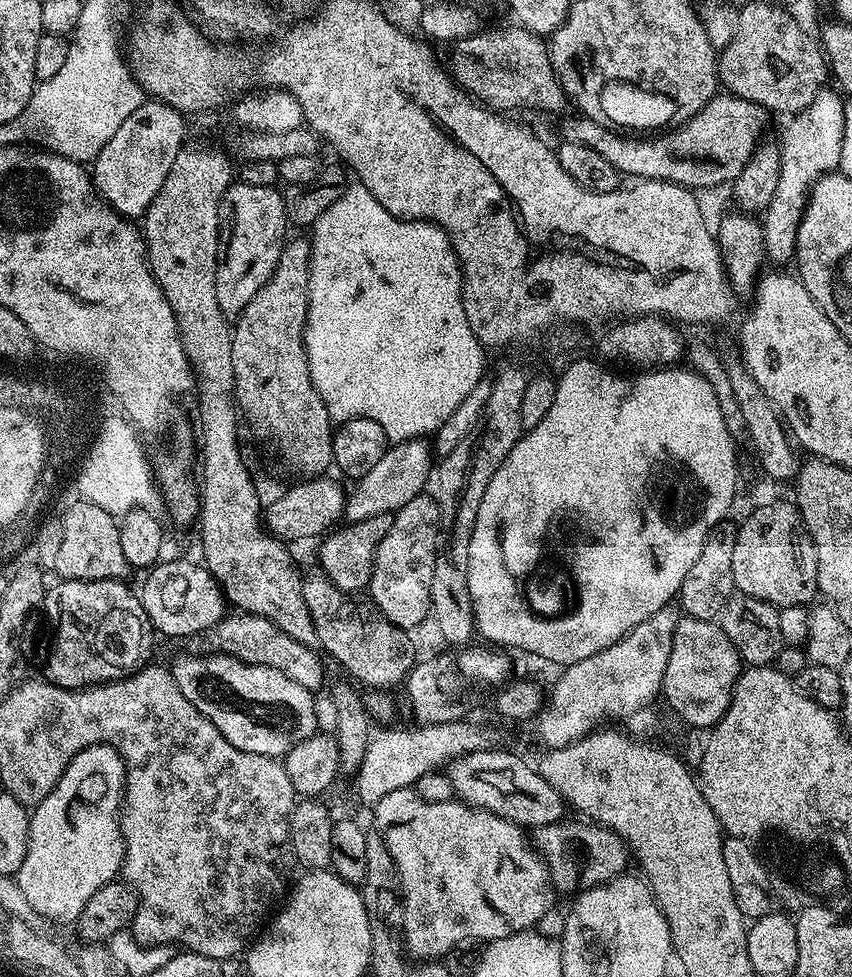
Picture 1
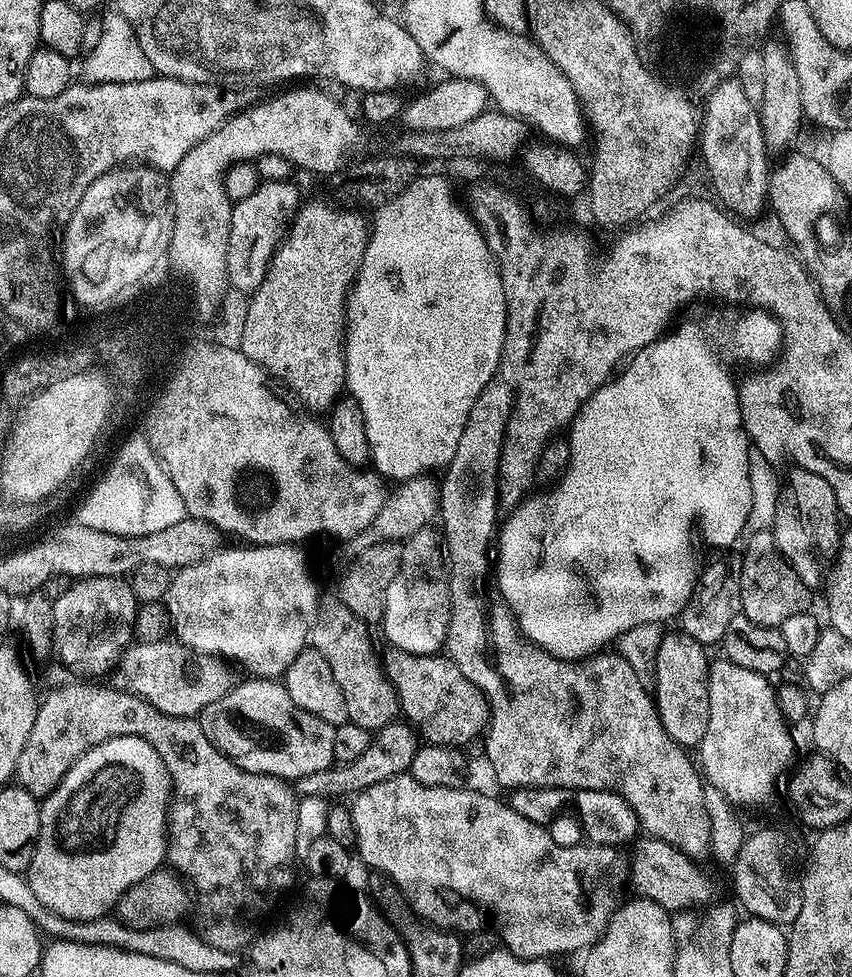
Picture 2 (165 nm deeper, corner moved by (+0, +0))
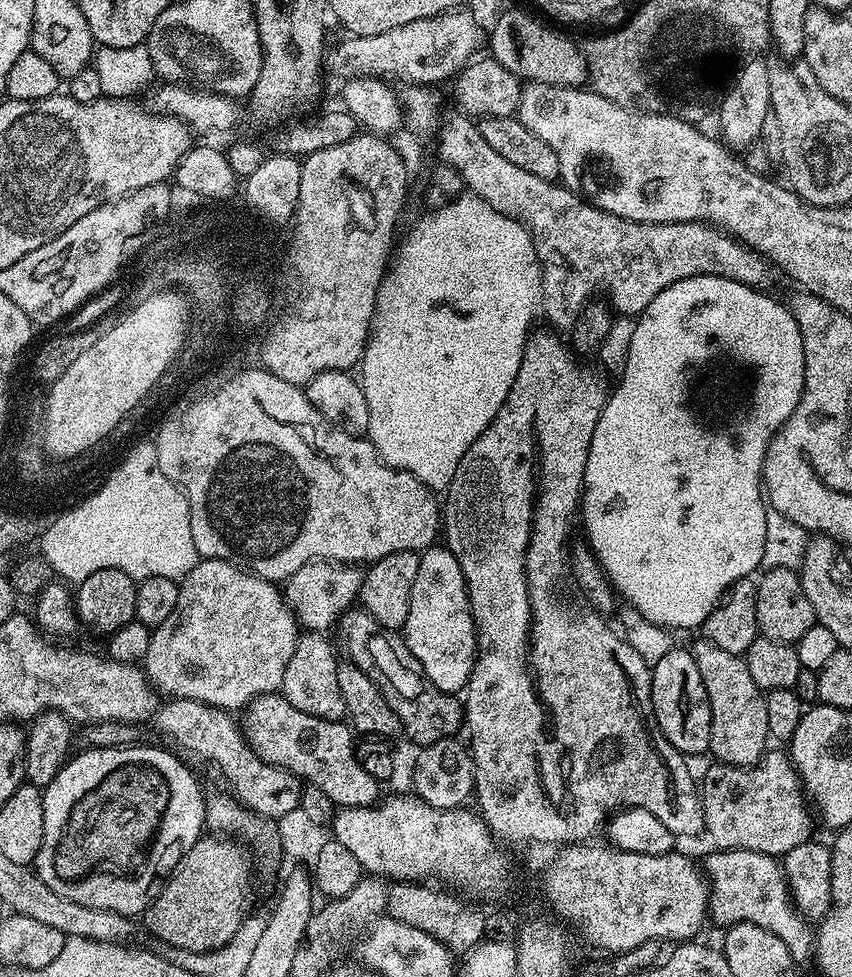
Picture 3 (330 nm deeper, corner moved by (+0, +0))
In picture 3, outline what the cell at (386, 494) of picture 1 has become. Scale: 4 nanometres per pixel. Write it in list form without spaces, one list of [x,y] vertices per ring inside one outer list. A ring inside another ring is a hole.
[[[197,559],[196,565],[189,570],[188,575],[179,581],[180,593],[178,602],[166,618],[148,637],[148,649],[142,661],[142,671],[149,681],[157,689],[165,688],[173,697],[181,700],[197,700],[203,704],[209,704],[211,708],[223,708],[225,710],[243,709],[252,700],[259,696],[275,693],[283,685],[286,666],[290,662],[290,654],[294,654],[298,639],[298,625],[292,614],[292,609],[284,602],[281,589],[273,581],[264,580],[261,576],[255,576],[252,572],[245,570],[239,563],[230,560],[206,560]]]

